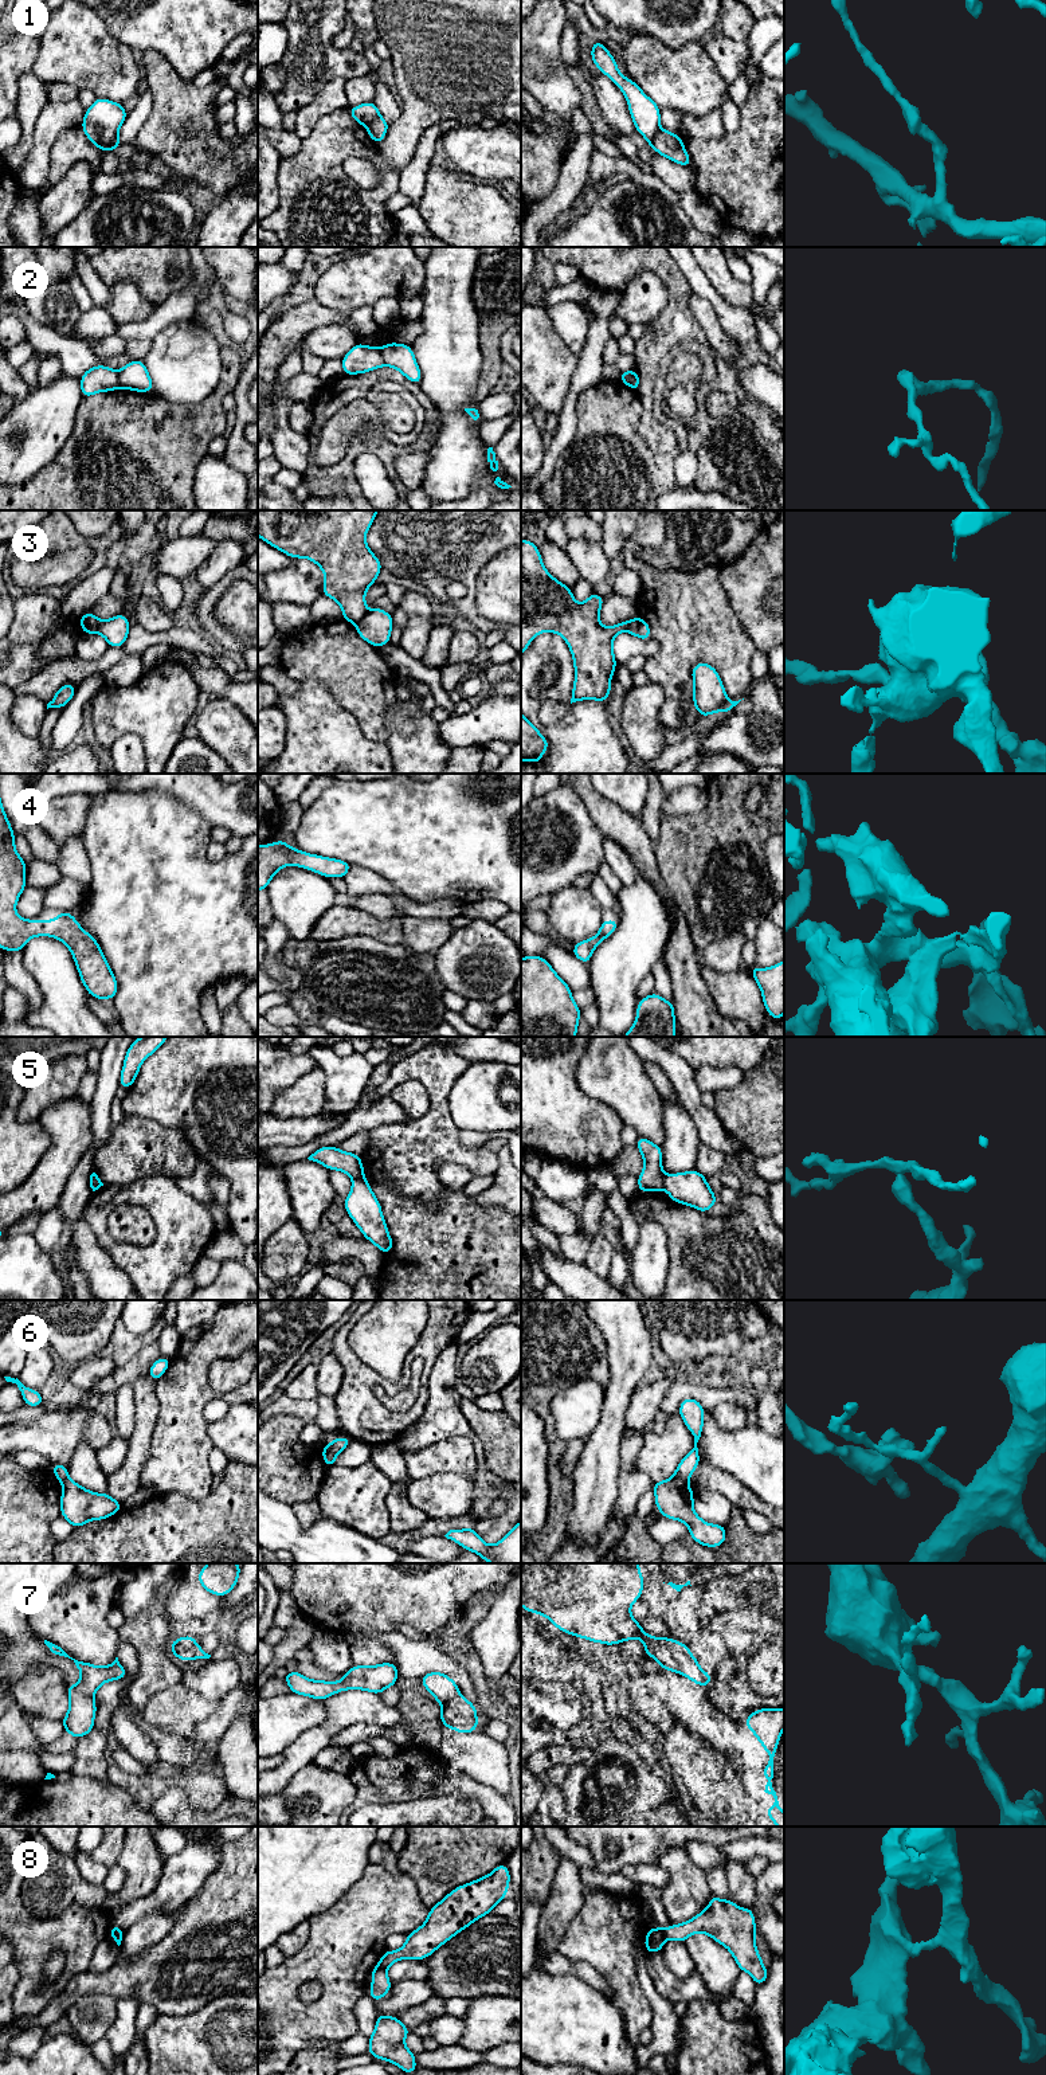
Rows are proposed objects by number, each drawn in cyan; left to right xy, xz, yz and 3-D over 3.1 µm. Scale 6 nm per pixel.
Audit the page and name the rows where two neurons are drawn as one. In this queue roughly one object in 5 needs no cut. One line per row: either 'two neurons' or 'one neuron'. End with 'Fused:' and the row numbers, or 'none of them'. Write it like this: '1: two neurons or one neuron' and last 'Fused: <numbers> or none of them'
1: two neurons
2: two neurons
3: two neurons
4: one neuron
5: two neurons
6: two neurons
7: one neuron
8: two neurons
Fused: 1, 2, 3, 5, 6, 8

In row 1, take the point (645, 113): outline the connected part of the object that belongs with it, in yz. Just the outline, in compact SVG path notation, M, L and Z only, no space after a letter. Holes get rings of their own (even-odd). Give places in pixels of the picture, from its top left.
M593 40L591 59L600 73L610 77L623 91L636 132L642 134L647 140L649 146L653 148L653 141L661 129L661 109L658 105L649 98L632 79L623 77L618 70L615 58L606 50L603 43Z

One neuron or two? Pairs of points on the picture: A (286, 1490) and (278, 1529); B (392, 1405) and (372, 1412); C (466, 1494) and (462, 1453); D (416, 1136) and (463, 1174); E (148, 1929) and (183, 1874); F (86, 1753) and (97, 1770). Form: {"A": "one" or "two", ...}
{"A": "two", "B": "two", "C": "two", "D": "two", "E": "two", "F": "one"}

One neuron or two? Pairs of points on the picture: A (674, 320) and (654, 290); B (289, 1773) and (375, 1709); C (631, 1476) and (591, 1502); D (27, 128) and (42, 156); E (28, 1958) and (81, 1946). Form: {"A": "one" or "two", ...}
{"A": "two", "B": "one", "C": "two", "D": "two", "E": "one"}

